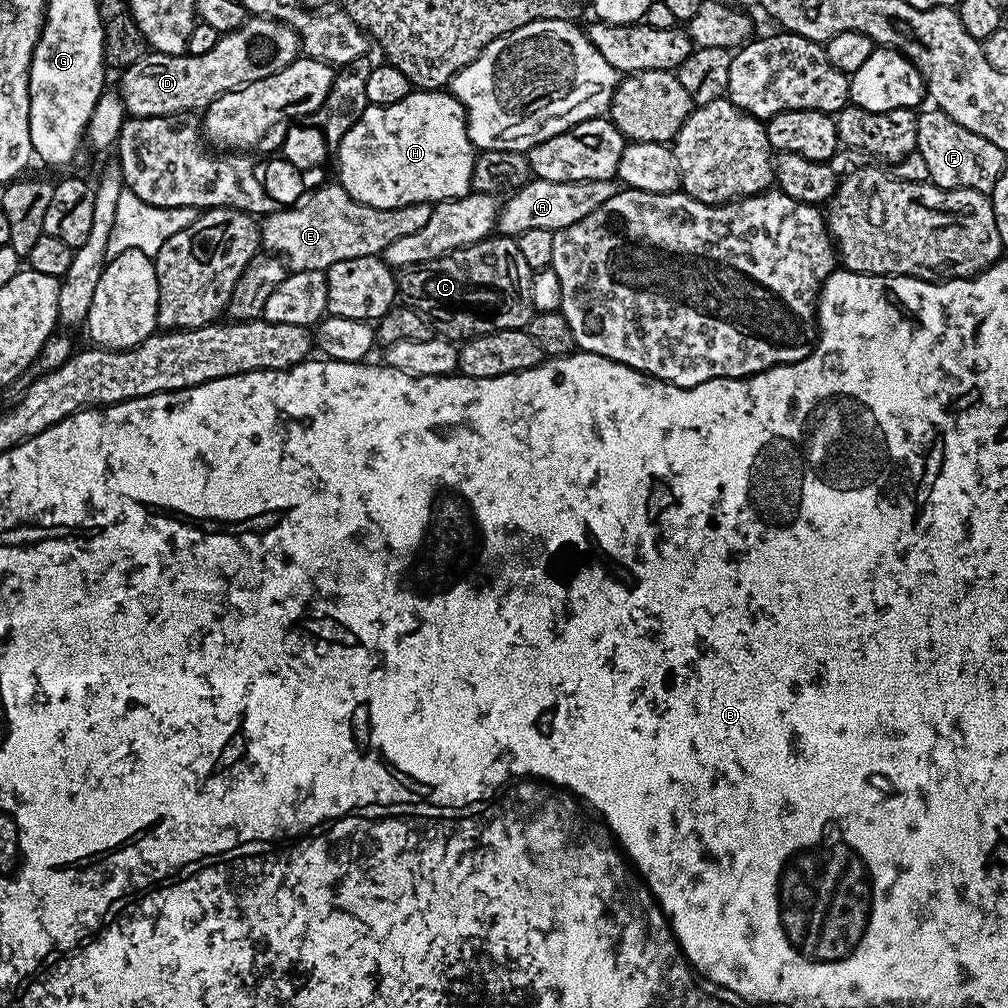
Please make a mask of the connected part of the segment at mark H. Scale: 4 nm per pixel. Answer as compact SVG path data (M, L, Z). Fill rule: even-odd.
M413 90L409 96L402 98L402 102L394 102L385 108L369 106L367 110L350 126L347 134L338 141L340 147L340 176L338 183L348 191L358 202L375 208L401 208L407 204L438 205L443 200L460 200L472 191L472 175L474 174L474 162L478 155L478 149L470 142L468 133L468 118L464 115L462 102L448 90Z

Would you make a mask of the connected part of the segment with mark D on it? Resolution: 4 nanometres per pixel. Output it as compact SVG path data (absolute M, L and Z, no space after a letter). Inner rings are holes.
M259 18L245 19L244 25L237 28L235 32L225 32L221 35L220 41L214 46L214 50L209 50L206 54L198 54L197 56L190 56L183 54L180 56L164 56L160 52L149 51L142 58L138 58L138 62L134 62L129 68L123 69L119 73L120 85L118 85L118 91L120 93L121 100L124 101L124 110L129 117L141 116L142 118L150 118L151 116L169 116L170 114L178 114L179 112L195 113L197 110L203 110L208 107L210 102L214 102L222 94L227 92L233 92L239 88L246 87L250 82L258 82L262 78L270 78L270 74L278 74L278 70L286 70L286 66L290 66L301 55L300 50L300 37L293 28L288 24L283 24L277 20L261 20Z

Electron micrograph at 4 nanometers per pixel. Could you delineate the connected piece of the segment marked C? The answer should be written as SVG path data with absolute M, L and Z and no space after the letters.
M493 234L487 240L479 240L465 248L454 250L450 254L438 257L437 260L432 260L429 264L415 264L409 268L403 269L398 276L398 292L401 297L404 296L407 303L414 309L415 312L421 312L427 320L432 321L432 327L439 335L445 338L471 338L473 336L481 336L482 334L490 334L498 330L514 330L515 328L527 329L534 315L532 307L532 299L530 298L530 286L532 285L532 273L534 269L526 266L526 262L522 259L522 254L518 250L515 239L510 236L502 236Z

